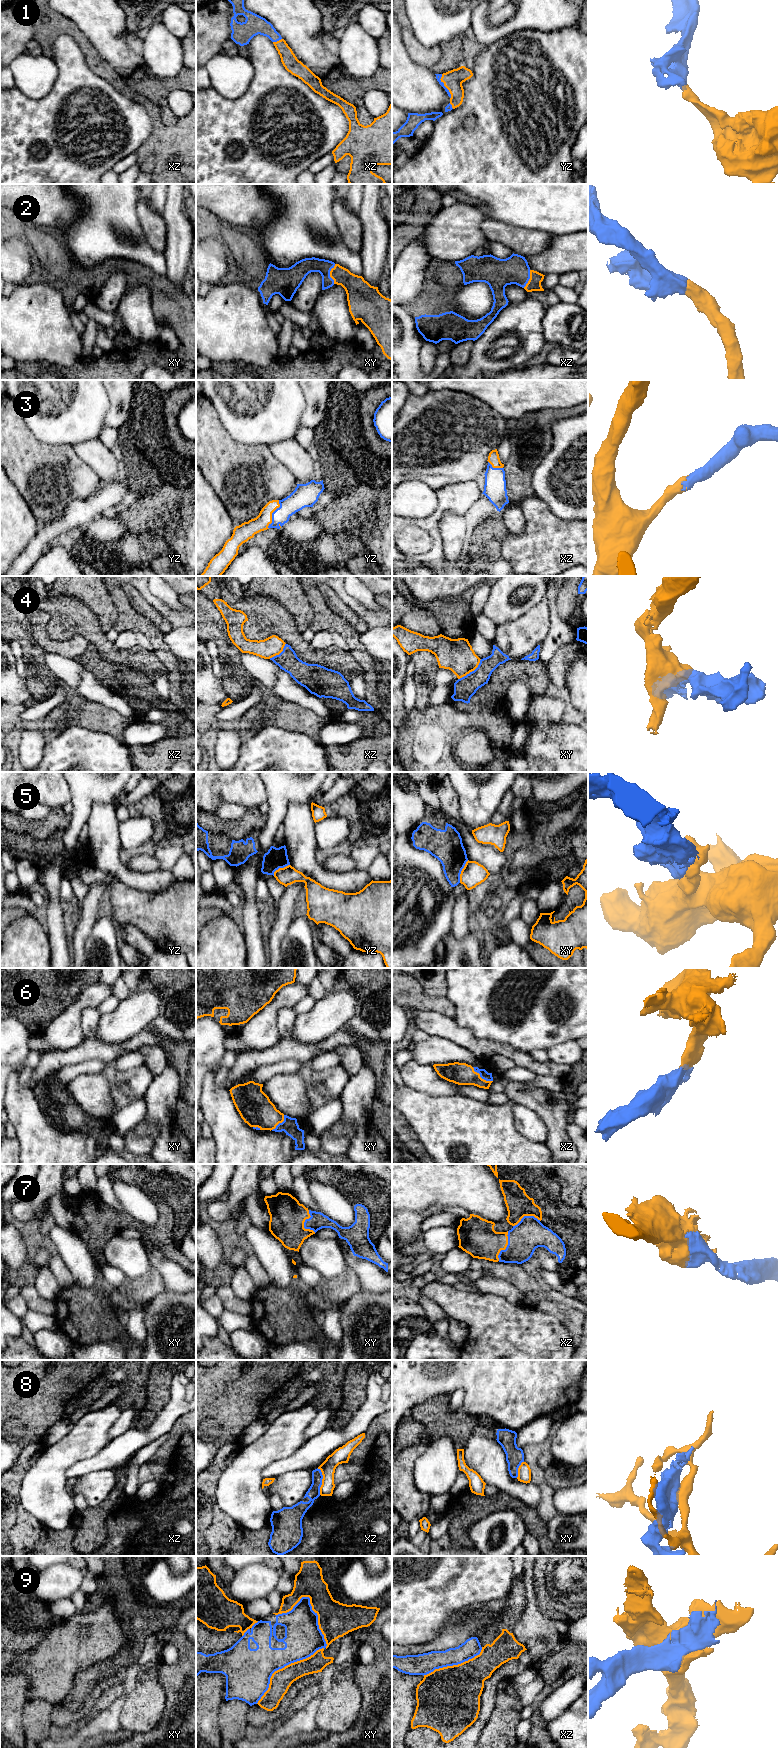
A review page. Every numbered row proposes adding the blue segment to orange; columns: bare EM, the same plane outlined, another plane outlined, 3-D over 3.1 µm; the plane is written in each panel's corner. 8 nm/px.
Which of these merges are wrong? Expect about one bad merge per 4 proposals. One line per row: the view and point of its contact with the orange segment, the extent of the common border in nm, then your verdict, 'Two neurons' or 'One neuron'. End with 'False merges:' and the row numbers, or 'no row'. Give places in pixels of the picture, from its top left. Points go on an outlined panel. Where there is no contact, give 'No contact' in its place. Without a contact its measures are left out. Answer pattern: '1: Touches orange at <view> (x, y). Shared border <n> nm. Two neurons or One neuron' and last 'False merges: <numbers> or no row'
1: Touches orange at yz (444, 85). Shared border 220 nm. One neuron
2: Touches orange at xy (330, 274). Shared border 160 nm. One neuron
3: Touches orange at yz (271, 514). Shared border 240 nm. One neuron
4: Touches orange at xy (471, 671). Shared border 260 nm. Two neurons
5: Touches orange at xy (461, 871). Shared border 200 nm. Two neurons
6: Touches orange at xz (480, 1077). Shared border 200 nm. One neuron
7: Touches orange at xz (506, 1246). Shared border 260 nm. One neuron
8: Touches orange at xz (322, 1481). Shared border 220 nm. Two neurons
9: Touches orange at xy (310, 1656). Shared border 950 nm. Two neurons
False merges: 4, 5, 8, 9

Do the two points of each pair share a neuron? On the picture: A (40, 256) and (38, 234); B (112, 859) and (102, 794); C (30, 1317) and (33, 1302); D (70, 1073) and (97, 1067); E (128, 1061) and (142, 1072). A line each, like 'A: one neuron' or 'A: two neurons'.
A: one neuron
B: two neurons
C: two neurons
D: one neuron
E: two neurons

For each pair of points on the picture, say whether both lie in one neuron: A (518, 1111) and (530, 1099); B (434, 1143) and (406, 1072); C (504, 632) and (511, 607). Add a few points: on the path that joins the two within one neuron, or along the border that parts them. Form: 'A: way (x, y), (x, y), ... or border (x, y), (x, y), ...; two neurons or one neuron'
A: border (515, 1103), (527, 1106), (542, 1120); two neurons
B: border (405, 1085), (434, 1096); two neurons
C: border (528, 610), (515, 619), (497, 625); two neurons

